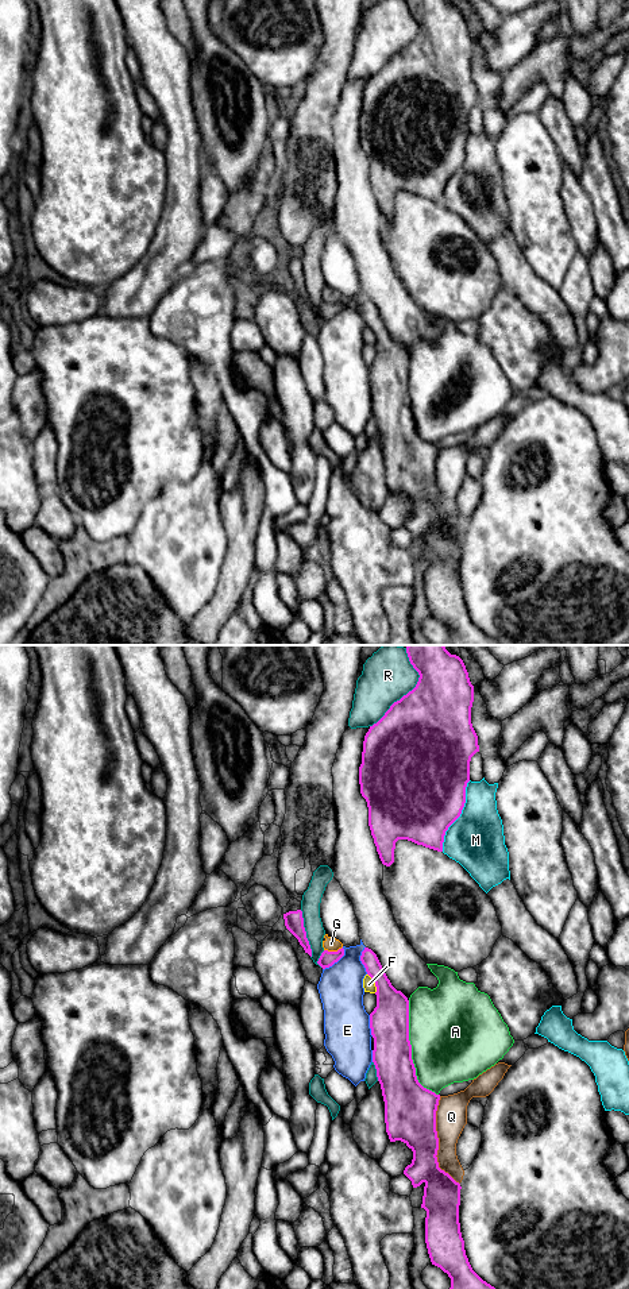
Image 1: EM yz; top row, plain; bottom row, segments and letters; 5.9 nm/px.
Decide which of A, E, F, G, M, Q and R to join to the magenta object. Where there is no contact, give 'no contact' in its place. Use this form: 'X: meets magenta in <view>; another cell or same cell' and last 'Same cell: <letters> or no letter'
A: meets magenta in yz; another cell
E: meets magenta in yz; another cell
F: meets magenta in yz; another cell
G: meets magenta in yz; another cell
M: meets magenta in yz; another cell
Q: meets magenta in yz; another cell
R: meets magenta in yz; another cell
Same cell: no letter

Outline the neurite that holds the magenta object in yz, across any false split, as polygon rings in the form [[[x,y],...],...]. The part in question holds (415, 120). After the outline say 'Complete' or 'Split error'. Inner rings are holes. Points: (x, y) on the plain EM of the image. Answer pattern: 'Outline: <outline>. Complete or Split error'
Outline: [[[406,0],[410,16],[420,30],[416,39],[394,54],[364,88],[359,119],[360,146],[368,159],[368,178],[383,217],[394,215],[398,192],[443,204],[448,180],[460,169],[470,134],[470,113],[479,104],[478,88],[471,76],[474,38],[463,12],[445,0]]]. Complete

